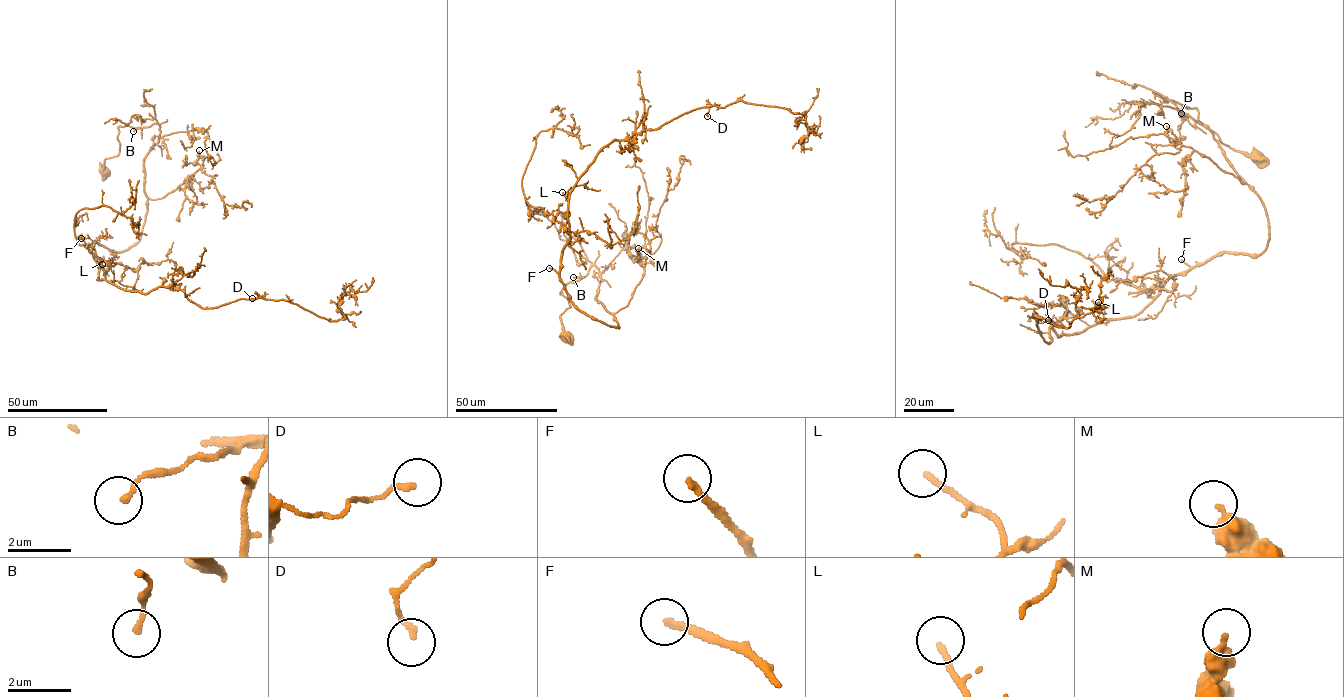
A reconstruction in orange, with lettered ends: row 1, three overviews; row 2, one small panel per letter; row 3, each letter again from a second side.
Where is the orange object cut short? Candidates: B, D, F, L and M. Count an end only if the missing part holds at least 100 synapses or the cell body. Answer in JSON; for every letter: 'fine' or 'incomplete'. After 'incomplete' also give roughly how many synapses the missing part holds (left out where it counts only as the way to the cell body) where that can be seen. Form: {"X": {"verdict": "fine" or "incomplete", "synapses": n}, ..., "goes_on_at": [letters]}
{"B": {"verdict": "fine"}, "D": {"verdict": "fine"}, "F": {"verdict": "incomplete", "synapses": 130}, "L": {"verdict": "fine"}, "M": {"verdict": "fine"}, "goes_on_at": ["F"]}

